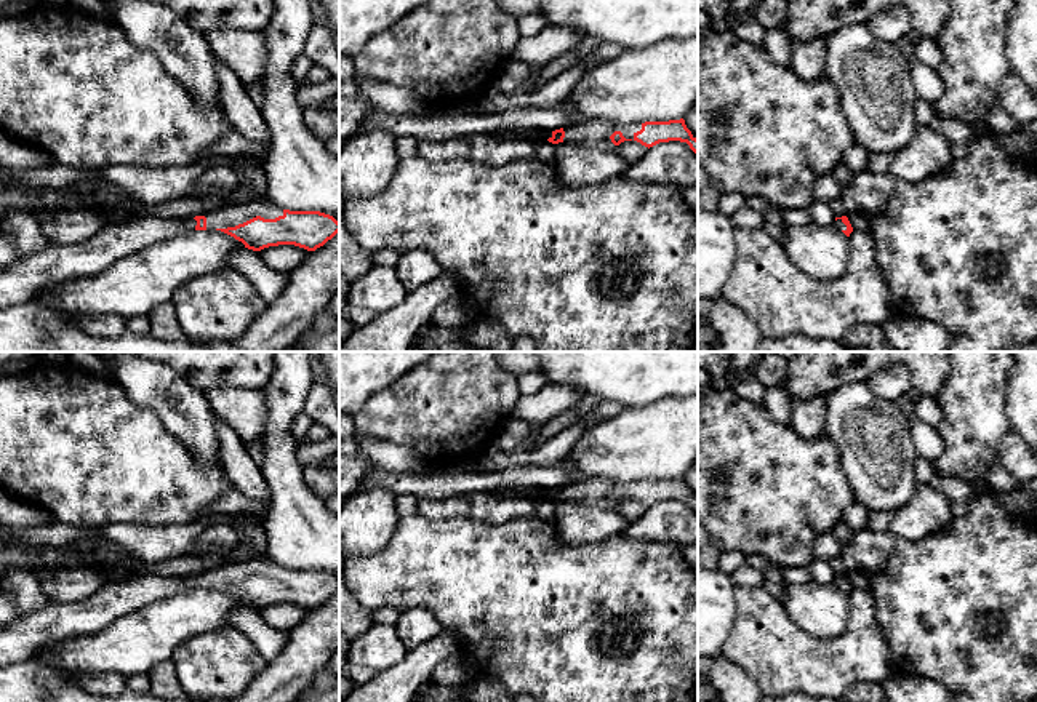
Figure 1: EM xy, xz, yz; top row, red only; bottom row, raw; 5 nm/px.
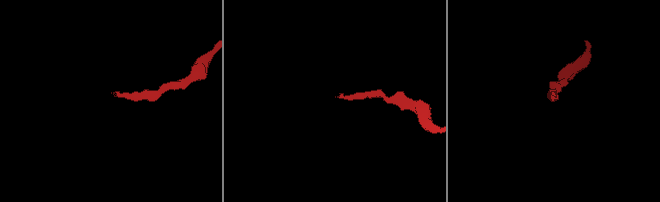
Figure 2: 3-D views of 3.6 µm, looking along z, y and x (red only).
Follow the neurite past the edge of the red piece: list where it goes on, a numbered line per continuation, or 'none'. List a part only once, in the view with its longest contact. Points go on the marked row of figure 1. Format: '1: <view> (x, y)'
1: xy (226, 216)

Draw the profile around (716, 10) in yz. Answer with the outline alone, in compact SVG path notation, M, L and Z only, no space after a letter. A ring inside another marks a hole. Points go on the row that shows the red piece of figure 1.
M698 0L698 10L704 11L711 22L727 19L730 11L728 0Z

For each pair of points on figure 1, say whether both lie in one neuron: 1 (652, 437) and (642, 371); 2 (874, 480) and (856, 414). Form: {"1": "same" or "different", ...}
{"1": "different", "2": "same"}

